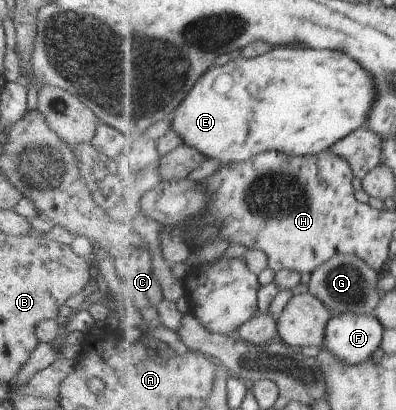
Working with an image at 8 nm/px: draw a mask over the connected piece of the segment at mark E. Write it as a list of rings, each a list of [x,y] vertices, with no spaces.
[[[278,46],[253,60],[236,58],[228,62],[225,66],[210,68],[199,79],[199,86],[195,86],[191,96],[187,96],[187,102],[175,112],[173,120],[164,125],[171,126],[183,142],[202,152],[205,158],[227,165],[245,162],[267,150],[279,150],[295,157],[322,153],[366,126],[378,100],[376,78],[343,51]]]

